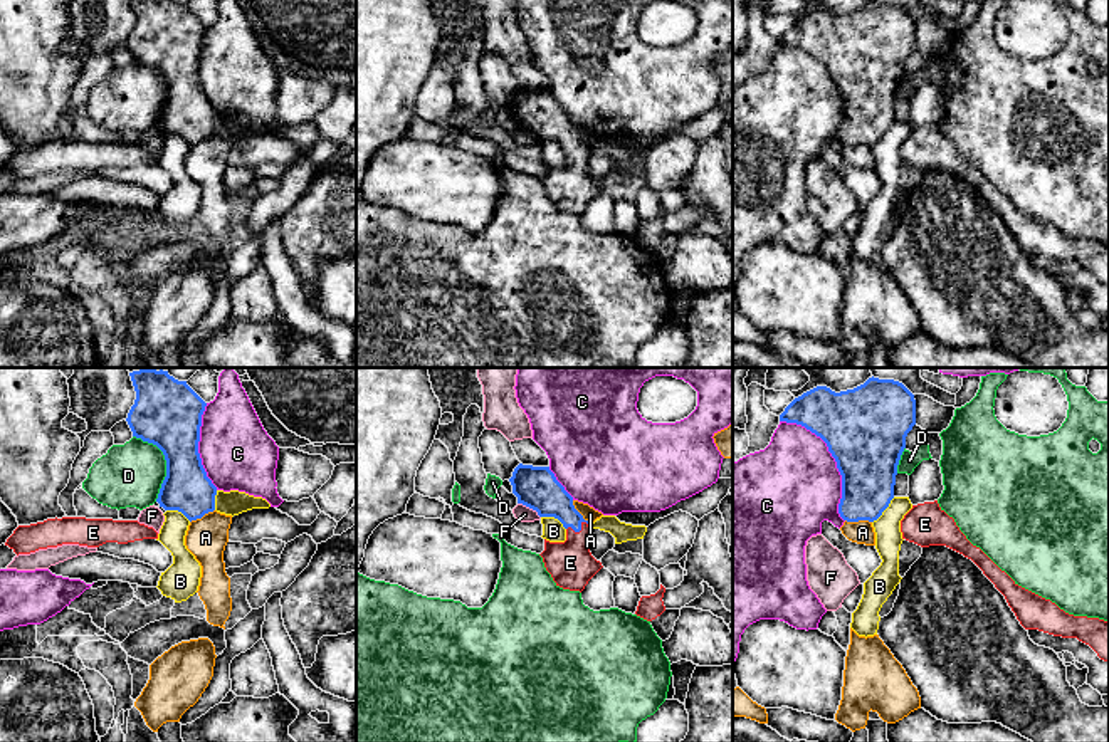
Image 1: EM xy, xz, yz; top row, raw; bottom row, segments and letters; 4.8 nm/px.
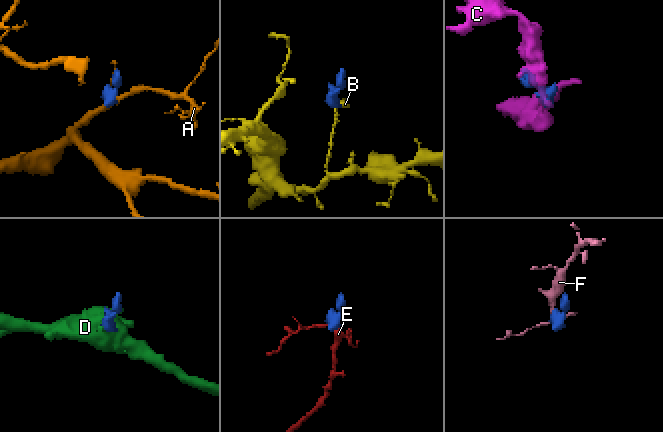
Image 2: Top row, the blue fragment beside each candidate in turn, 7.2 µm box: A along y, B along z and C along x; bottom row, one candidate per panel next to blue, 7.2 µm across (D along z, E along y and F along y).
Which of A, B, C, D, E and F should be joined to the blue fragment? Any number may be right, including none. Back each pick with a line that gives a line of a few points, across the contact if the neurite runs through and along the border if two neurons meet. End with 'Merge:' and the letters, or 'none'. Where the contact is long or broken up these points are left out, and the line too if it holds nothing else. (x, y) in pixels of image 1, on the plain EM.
E: xz (543, 116), (580, 153), (570, 187)
Merge: E

